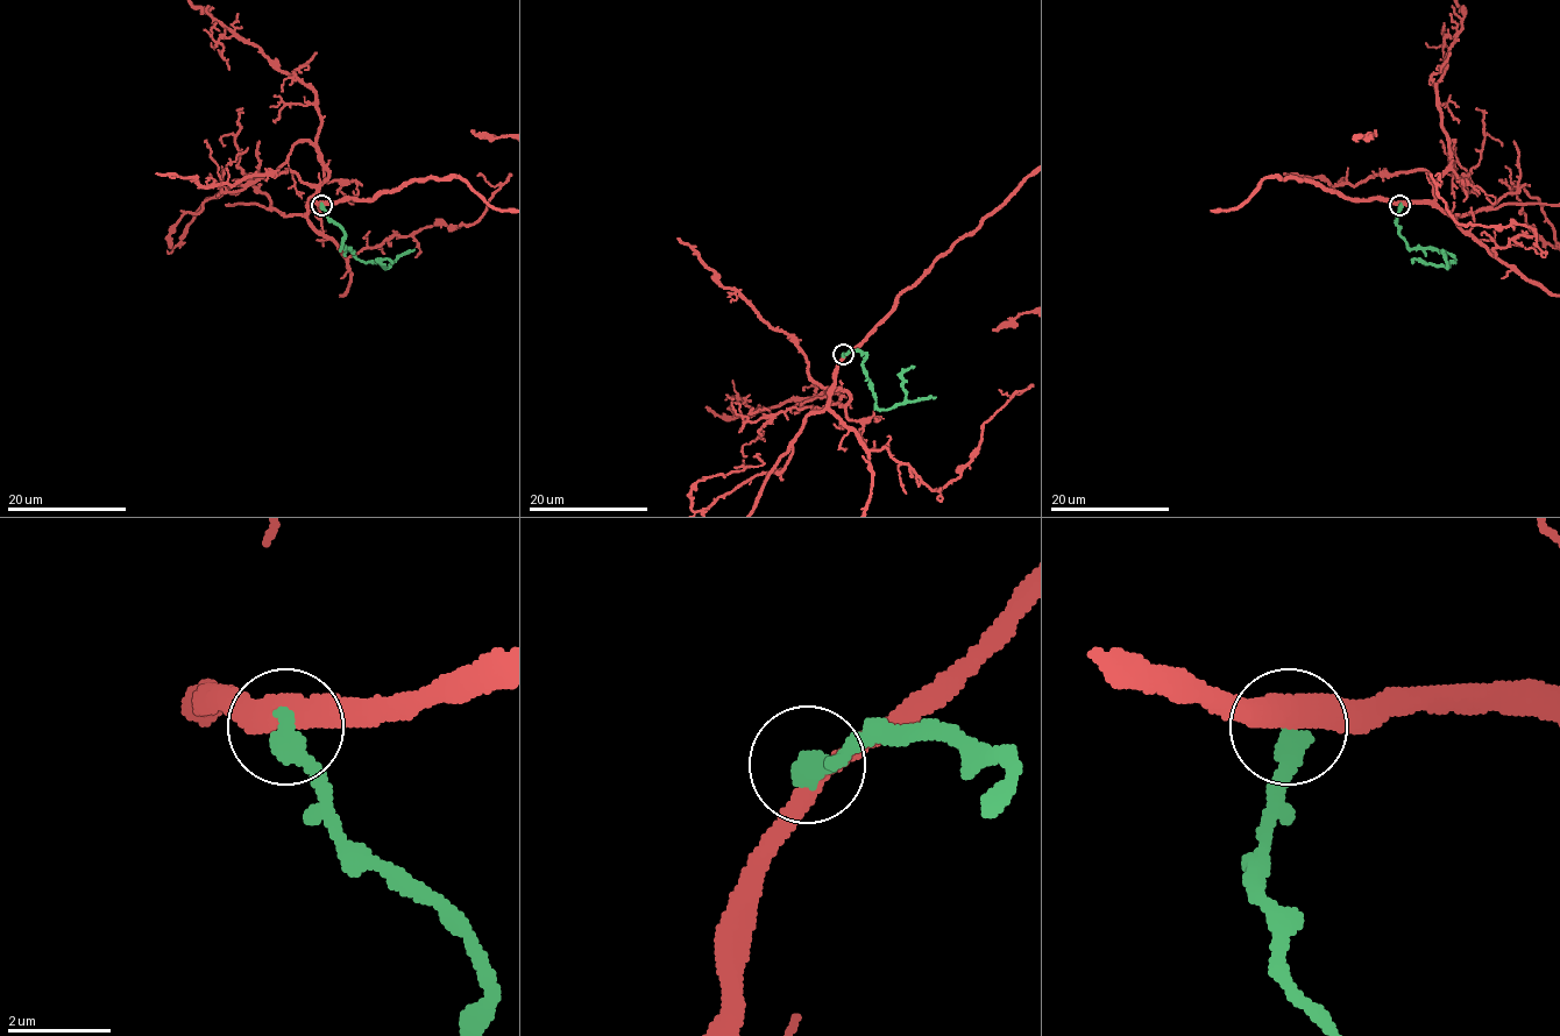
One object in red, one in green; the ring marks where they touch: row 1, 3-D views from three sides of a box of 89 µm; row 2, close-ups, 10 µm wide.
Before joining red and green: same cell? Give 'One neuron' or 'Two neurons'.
Two neurons

